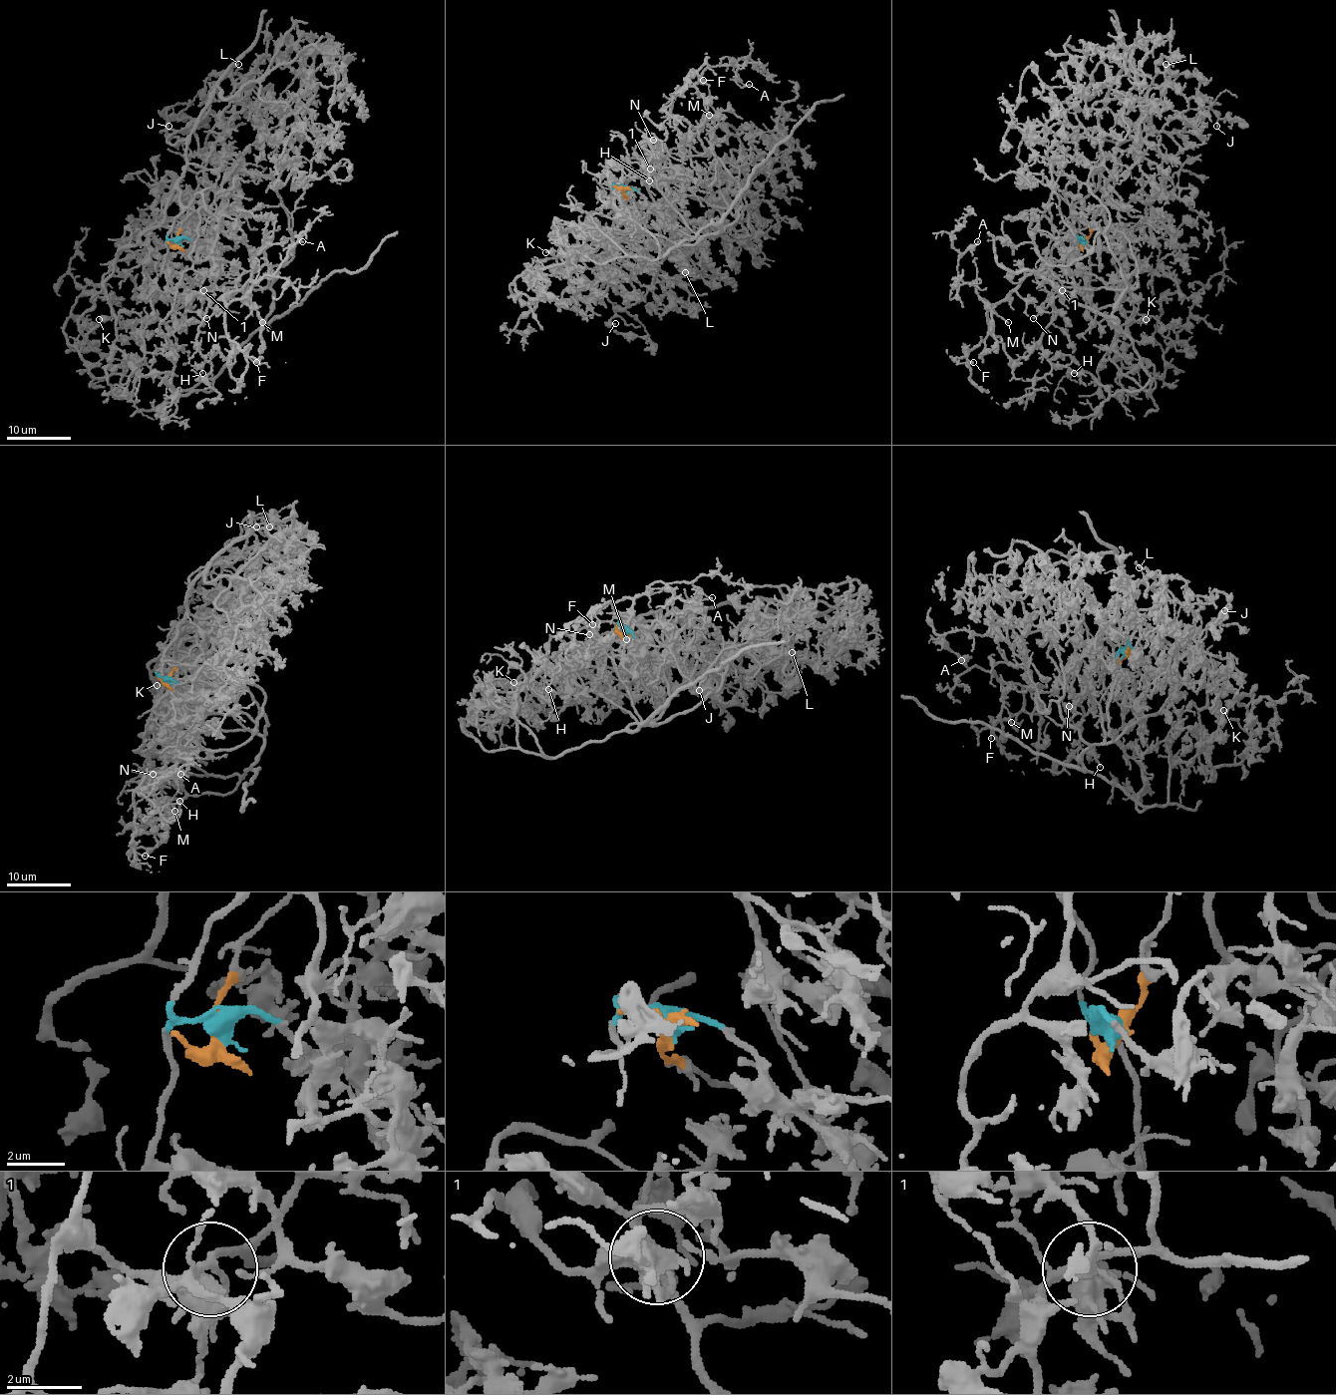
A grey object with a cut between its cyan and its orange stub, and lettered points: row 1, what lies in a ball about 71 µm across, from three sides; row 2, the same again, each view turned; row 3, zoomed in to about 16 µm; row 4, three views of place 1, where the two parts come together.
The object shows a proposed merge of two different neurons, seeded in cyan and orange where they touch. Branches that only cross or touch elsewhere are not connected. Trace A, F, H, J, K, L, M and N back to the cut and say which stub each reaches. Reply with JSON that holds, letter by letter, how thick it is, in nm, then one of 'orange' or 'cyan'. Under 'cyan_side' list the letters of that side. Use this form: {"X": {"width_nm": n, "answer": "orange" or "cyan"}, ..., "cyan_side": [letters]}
{"A": {"width_nm": 120, "answer": "orange"}, "F": {"width_nm": 120, "answer": "orange"}, "H": {"width_nm": 120, "answer": "orange"}, "J": {"width_nm": 160, "answer": "cyan"}, "K": {"width_nm": 500, "answer": "cyan"}, "L": {"width_nm": 90, "answer": "cyan"}, "M": {"width_nm": 150, "answer": "orange"}, "N": {"width_nm": 110, "answer": "orange"}, "cyan_side": ["J", "K", "L"]}

